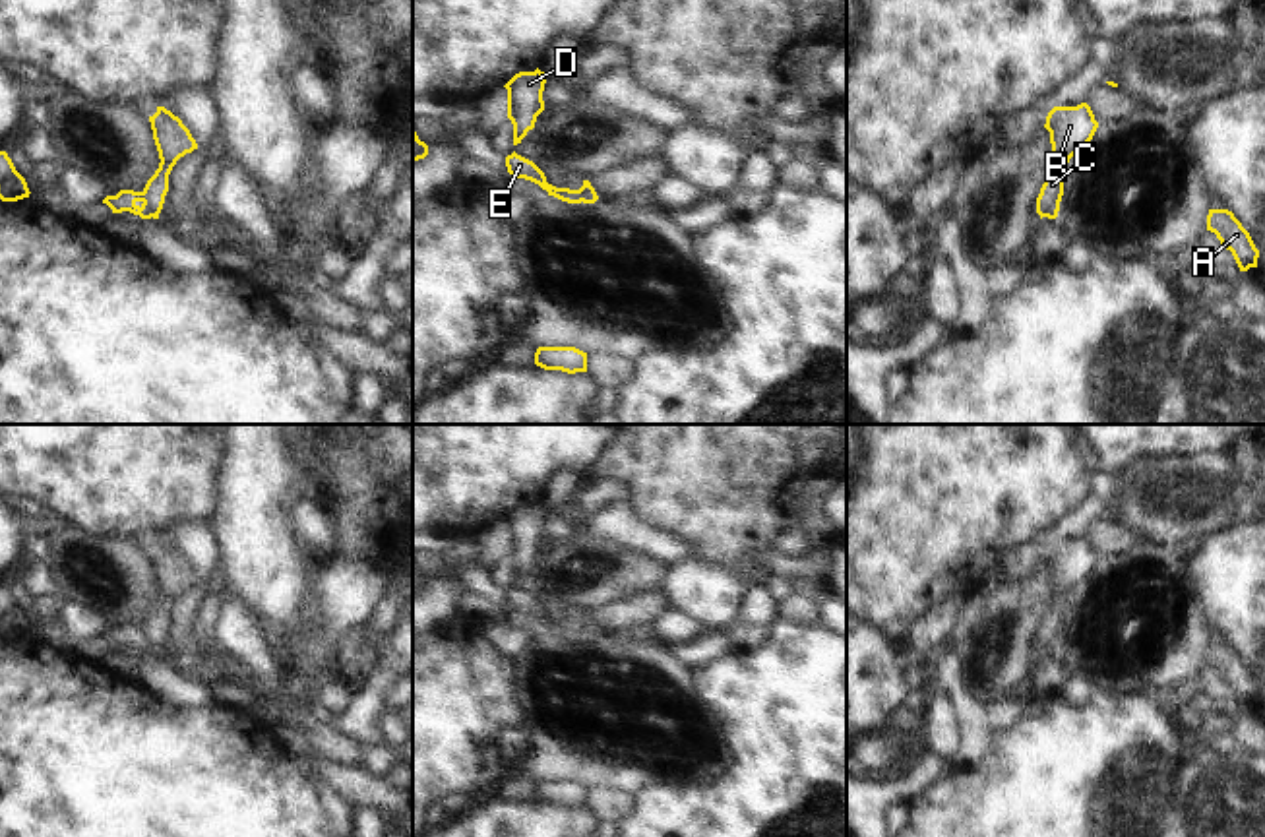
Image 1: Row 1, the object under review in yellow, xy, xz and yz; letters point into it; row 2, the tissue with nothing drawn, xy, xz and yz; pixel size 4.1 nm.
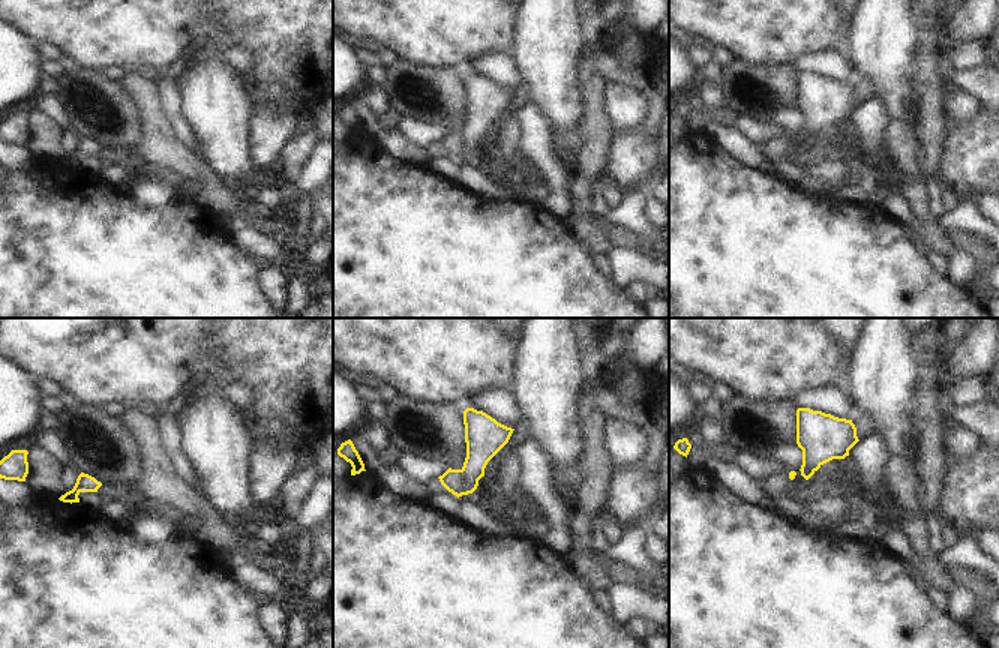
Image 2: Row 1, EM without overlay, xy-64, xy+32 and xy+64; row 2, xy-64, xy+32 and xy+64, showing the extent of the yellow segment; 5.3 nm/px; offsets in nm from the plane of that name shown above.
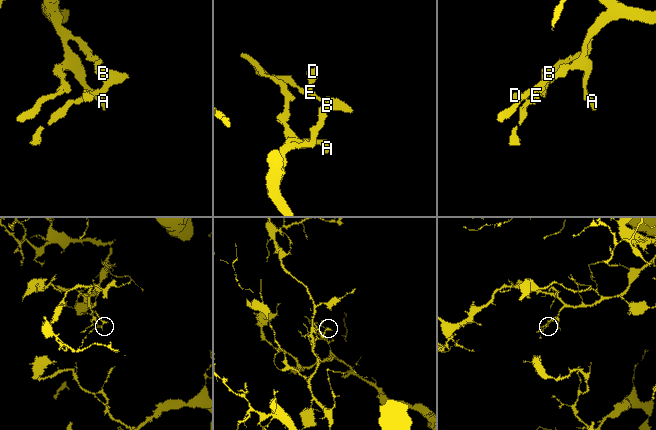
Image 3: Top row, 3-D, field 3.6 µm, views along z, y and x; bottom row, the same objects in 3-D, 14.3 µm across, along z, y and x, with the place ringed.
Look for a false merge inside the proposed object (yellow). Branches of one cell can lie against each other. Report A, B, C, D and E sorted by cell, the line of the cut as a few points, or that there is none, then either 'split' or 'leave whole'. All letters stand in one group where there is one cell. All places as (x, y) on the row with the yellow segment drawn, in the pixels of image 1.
A B C / D E; cut in xy along (142, 192), (152, 216); split

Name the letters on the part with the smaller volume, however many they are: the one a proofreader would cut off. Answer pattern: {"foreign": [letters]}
{"foreign": ["D", "E"]}

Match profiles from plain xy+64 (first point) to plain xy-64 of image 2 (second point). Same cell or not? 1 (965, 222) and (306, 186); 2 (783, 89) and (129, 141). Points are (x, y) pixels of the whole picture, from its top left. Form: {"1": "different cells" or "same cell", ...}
{"1": "same cell", "2": "same cell"}

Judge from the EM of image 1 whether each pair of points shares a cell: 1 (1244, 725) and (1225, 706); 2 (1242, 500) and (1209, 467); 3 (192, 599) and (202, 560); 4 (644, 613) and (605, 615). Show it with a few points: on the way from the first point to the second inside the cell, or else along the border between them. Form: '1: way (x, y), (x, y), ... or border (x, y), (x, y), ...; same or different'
1: border (1242, 706), (1233, 717); different
2: way (1234, 493), (1217, 475); same
3: border (215, 568), (208, 580), (198, 584); different
4: way (634, 613), (615, 615); same

